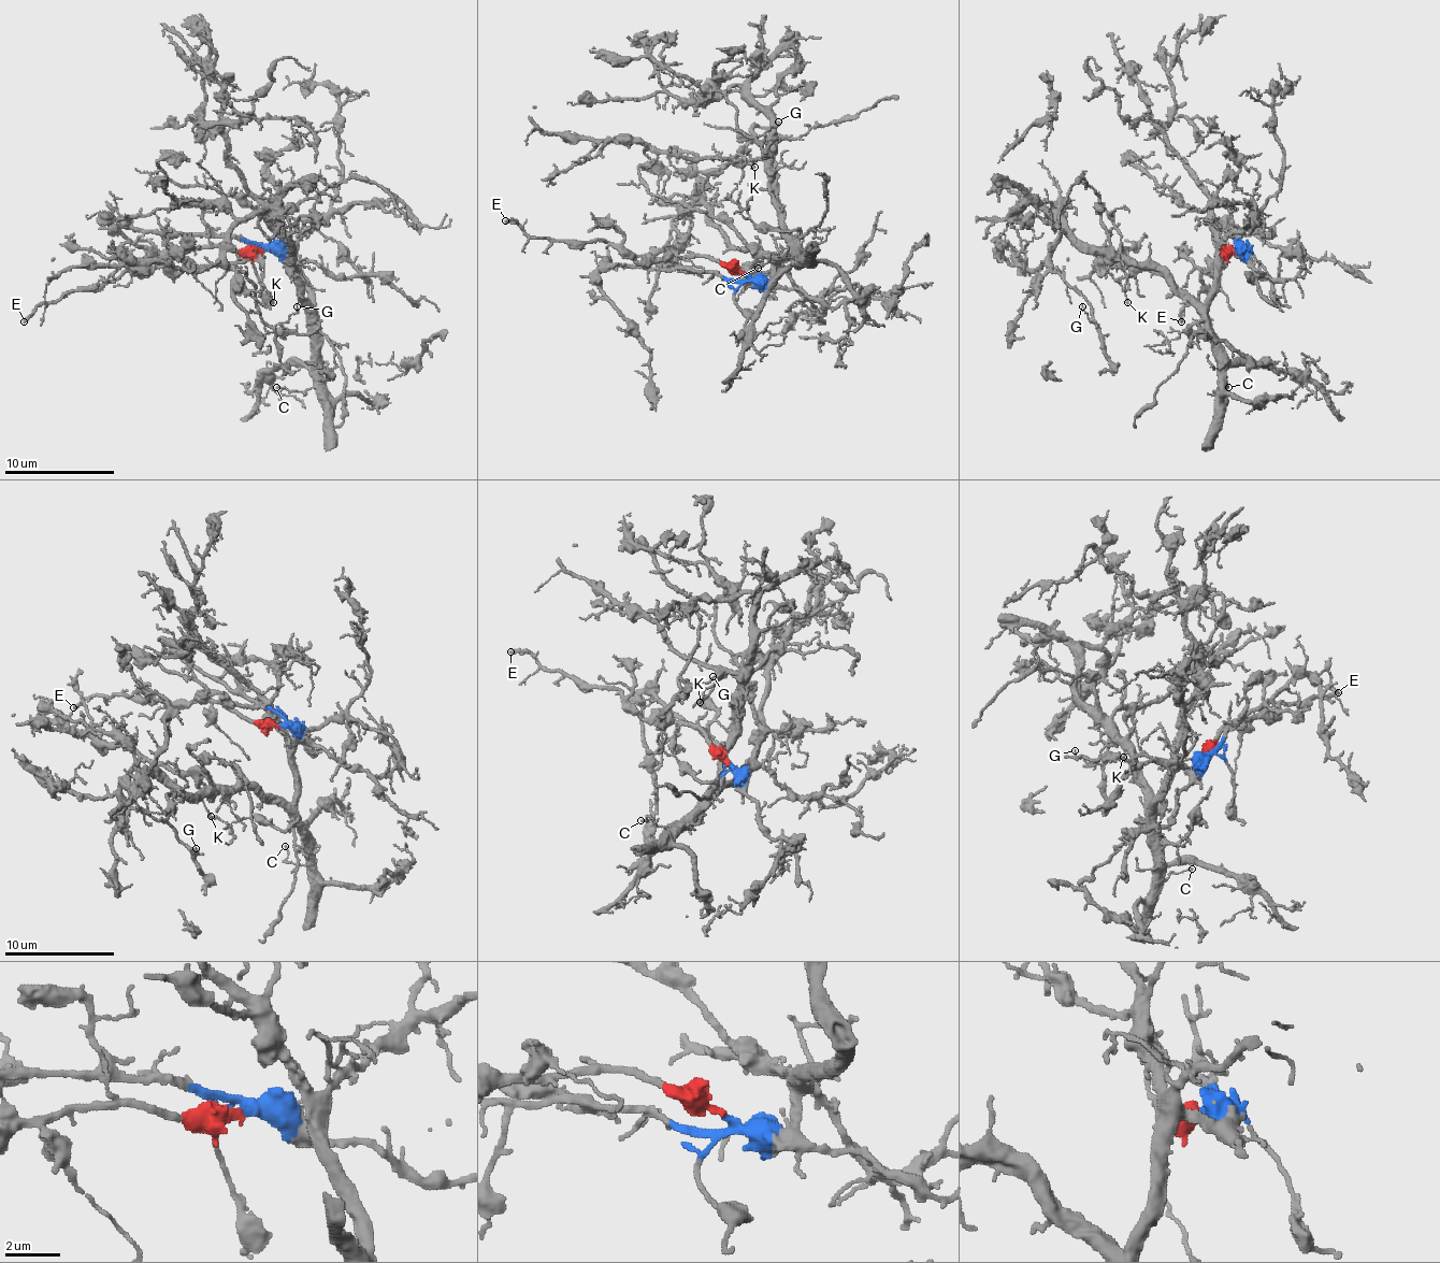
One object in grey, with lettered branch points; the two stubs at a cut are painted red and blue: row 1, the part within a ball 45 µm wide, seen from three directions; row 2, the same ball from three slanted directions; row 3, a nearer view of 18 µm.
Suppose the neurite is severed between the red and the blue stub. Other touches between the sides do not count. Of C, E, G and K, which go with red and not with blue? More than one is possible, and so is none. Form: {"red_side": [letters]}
{"red_side": ["E"]}

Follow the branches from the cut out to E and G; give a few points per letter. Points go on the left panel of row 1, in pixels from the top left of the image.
E: (261, 250), (178, 250), (159, 263), (41, 302), (25, 321)
G: (261, 250), (291, 256), (308, 302), (291, 244), (247, 214), (226, 261), (256, 286), (264, 321), (298, 305)

